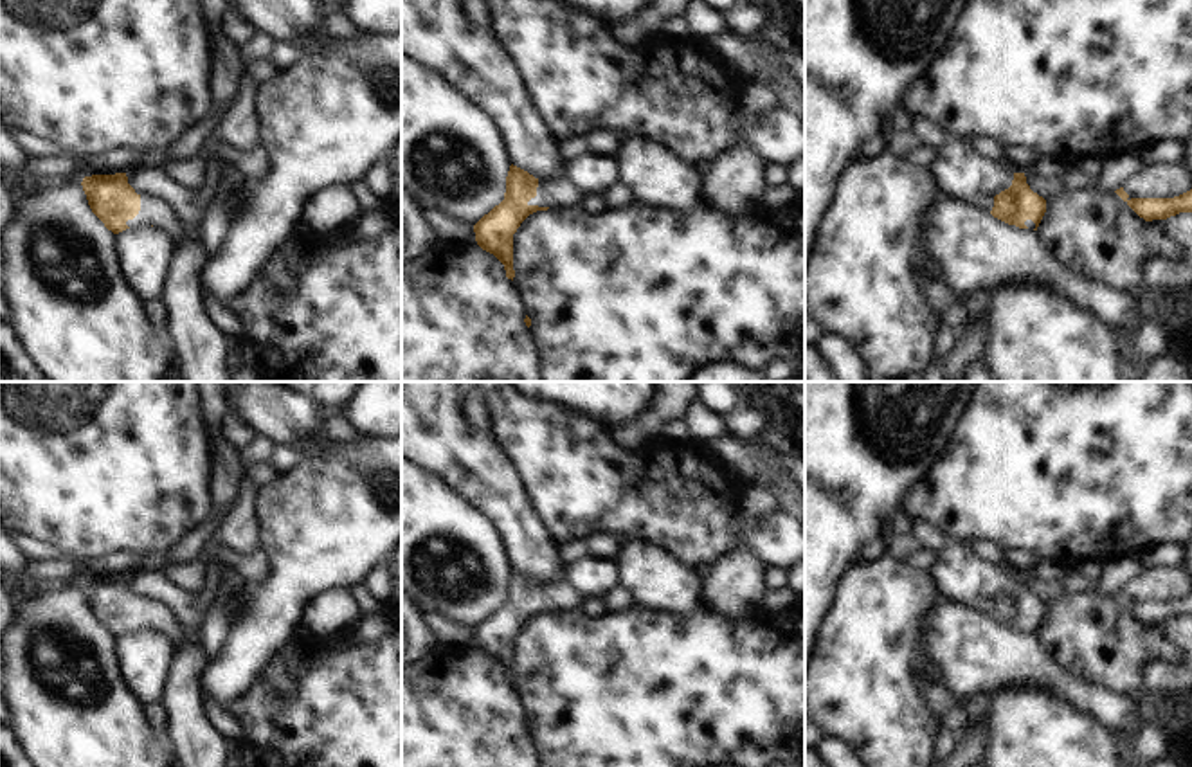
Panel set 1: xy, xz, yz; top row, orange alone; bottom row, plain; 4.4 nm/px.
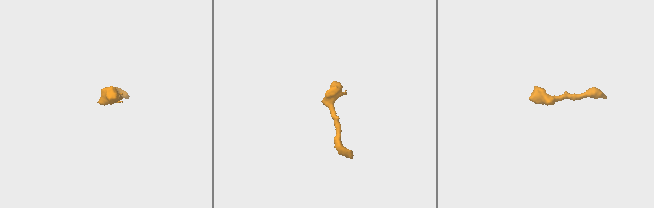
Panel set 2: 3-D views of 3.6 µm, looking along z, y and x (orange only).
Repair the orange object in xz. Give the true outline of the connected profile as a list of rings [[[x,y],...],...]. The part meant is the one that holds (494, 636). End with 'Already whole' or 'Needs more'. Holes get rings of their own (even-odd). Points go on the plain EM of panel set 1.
[[[510,569],[504,603],[484,618],[475,628],[477,648],[493,657],[513,684],[513,637],[520,627],[537,614],[578,610],[583,596],[562,576],[546,582],[538,594],[538,582]]]. Needs more.

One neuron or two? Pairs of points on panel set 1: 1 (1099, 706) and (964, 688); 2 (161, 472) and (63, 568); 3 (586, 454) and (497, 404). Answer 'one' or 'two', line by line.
1: one
2: two
3: one

